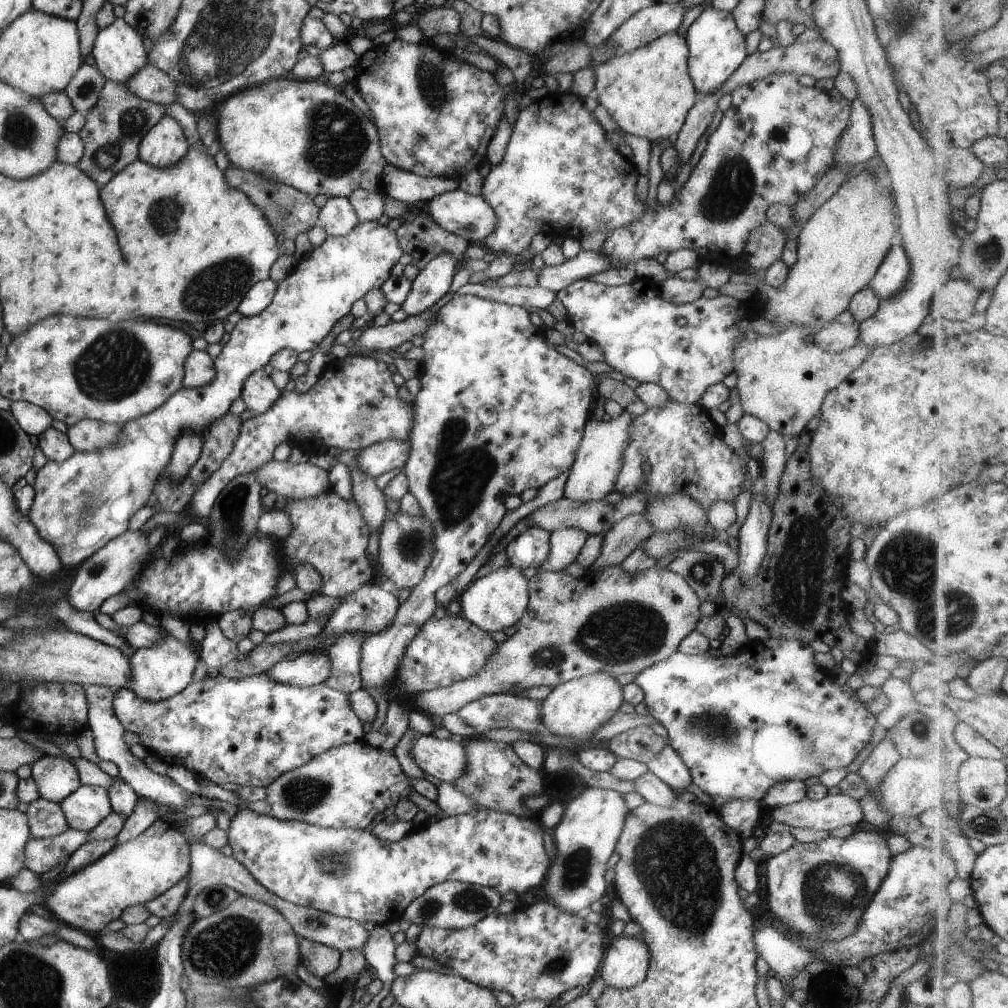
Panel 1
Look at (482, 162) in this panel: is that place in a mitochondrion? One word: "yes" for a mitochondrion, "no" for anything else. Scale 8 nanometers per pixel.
no

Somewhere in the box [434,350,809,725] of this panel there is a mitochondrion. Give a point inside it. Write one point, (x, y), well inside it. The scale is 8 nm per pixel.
(623, 632)

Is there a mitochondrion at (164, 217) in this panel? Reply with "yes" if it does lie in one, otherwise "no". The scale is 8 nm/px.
yes

